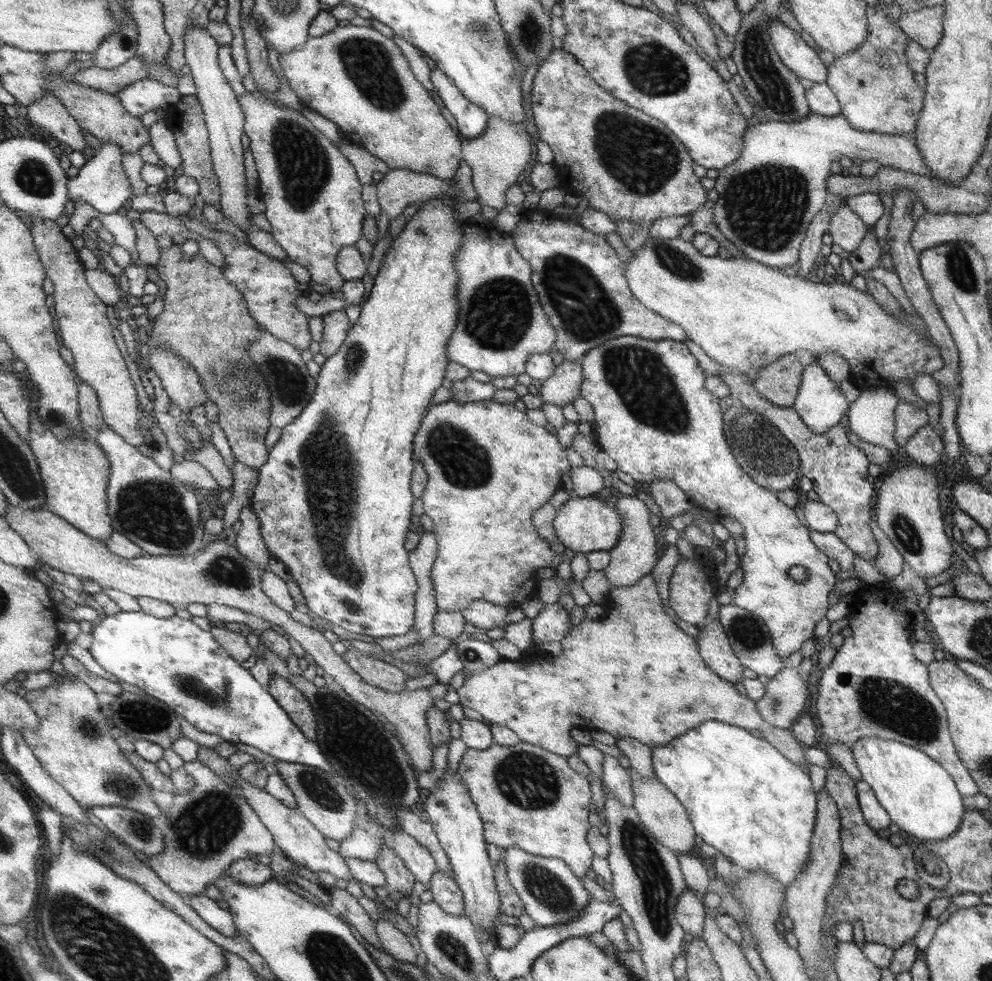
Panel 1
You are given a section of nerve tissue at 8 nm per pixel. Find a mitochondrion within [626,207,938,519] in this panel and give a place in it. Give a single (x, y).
(758, 446)

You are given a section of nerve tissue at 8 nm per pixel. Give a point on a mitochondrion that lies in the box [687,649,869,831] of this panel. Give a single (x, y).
(776, 703)

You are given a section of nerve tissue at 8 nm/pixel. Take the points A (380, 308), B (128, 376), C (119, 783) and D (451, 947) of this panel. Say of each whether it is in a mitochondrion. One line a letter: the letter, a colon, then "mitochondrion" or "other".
A: other
B: other
C: mitochondrion
D: mitochondrion

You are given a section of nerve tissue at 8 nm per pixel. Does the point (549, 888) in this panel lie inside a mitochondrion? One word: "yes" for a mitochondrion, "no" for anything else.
yes

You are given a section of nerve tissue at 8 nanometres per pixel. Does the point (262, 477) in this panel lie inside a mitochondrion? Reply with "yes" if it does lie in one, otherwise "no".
no

